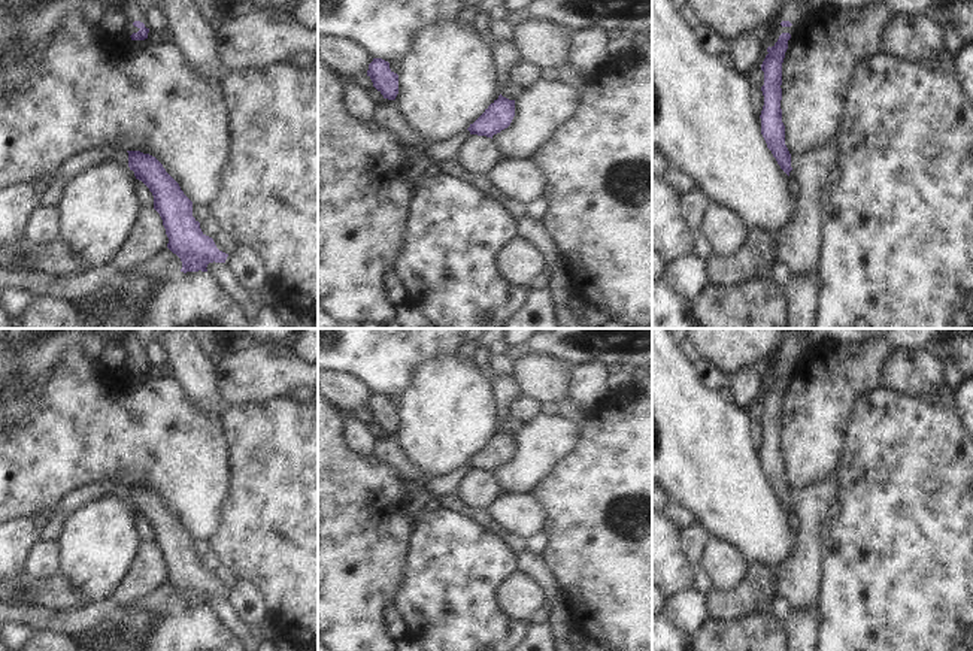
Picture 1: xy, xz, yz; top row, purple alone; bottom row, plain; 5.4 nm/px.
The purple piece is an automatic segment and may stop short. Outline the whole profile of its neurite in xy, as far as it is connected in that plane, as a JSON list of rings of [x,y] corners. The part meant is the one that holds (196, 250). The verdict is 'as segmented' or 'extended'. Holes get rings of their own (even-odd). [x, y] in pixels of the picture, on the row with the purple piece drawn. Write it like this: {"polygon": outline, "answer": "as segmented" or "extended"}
{"polygon": [[[140,151],[127,152],[130,170],[154,196],[154,209],[169,237],[167,248],[182,261],[181,272],[207,272],[209,263],[225,263],[228,254],[219,251],[213,239],[201,231],[200,222],[193,217],[193,202],[163,164]]], "answer": "as segmented"}

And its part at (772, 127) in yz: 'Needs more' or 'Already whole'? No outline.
Needs more

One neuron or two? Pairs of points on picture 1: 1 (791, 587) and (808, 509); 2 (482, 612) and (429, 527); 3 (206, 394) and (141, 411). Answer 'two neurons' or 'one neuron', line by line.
1: one neuron
2: one neuron
3: two neurons

